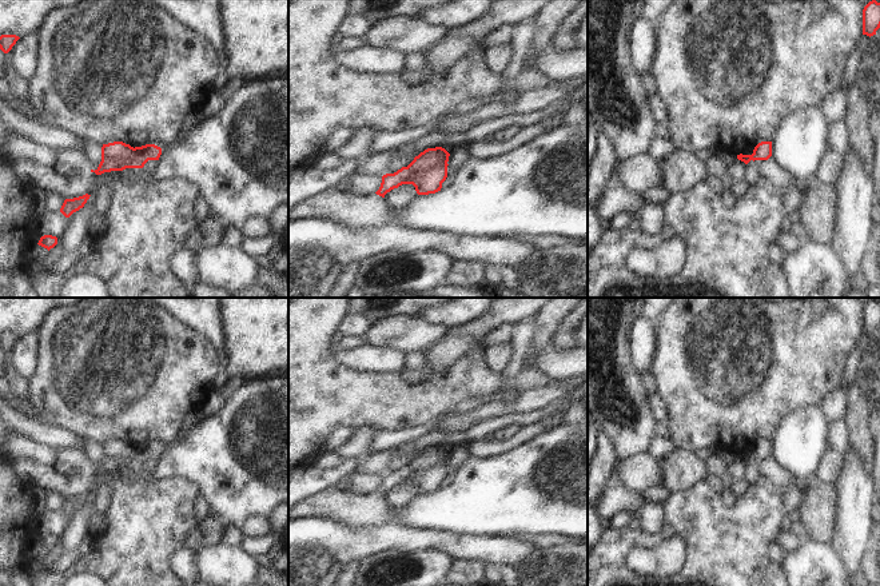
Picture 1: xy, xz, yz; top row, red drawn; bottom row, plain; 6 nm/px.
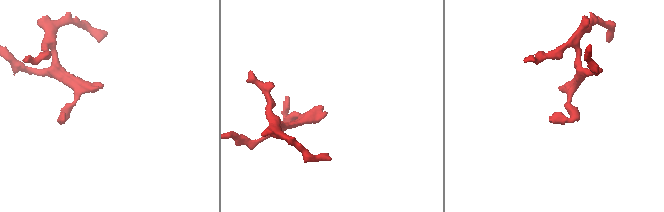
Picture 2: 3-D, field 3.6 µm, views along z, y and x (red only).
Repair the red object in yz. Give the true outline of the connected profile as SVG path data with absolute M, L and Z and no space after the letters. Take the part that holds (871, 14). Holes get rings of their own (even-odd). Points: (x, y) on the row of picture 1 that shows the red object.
M869 1L863 9L863 35L873 36L880 28L880 3Z

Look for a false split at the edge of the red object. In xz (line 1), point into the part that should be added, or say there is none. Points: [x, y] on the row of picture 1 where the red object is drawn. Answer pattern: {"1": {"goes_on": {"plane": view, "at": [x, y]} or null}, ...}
{"1": {"goes_on": null}}

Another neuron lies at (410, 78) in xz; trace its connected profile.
M403 69L401 73L401 79L409 84L409 85L415 85L425 80L430 73L429 72L411 72L407 69Z

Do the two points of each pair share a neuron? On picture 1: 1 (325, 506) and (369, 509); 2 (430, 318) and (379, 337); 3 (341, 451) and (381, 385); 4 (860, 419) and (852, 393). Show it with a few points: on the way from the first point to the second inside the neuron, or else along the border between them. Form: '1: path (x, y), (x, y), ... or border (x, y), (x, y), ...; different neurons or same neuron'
1: path (335, 506), (358, 509); same neuron
2: border (418, 317), (429, 323), (442, 325), (448, 330); different neurons
3: border (354, 427), (373, 426), (379, 430); different neurons
4: path (857, 413), (855, 399); same neuron

